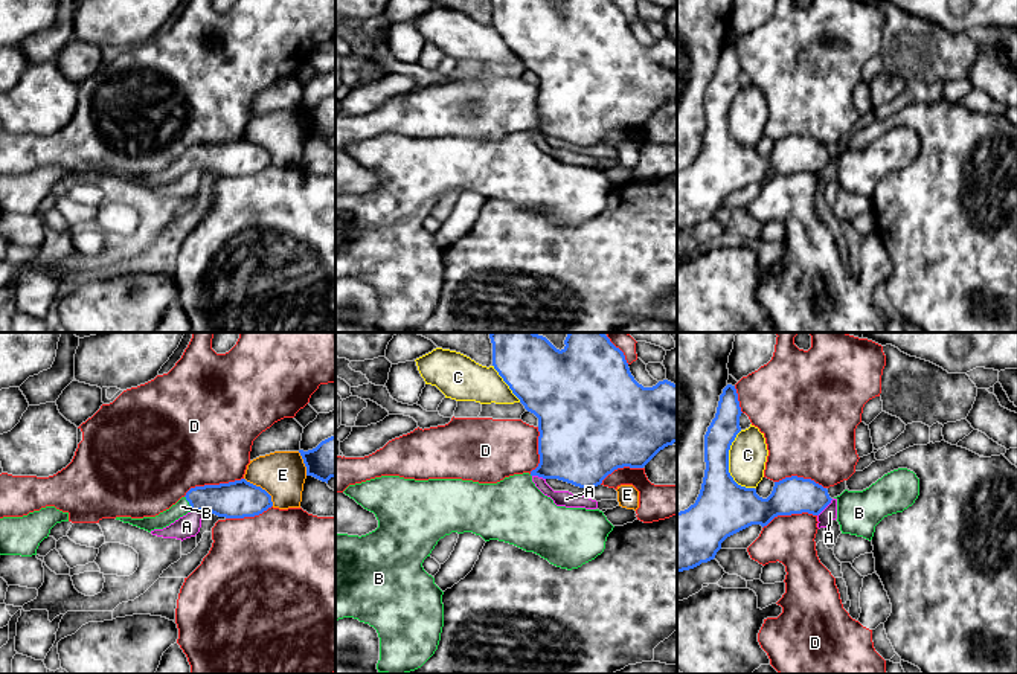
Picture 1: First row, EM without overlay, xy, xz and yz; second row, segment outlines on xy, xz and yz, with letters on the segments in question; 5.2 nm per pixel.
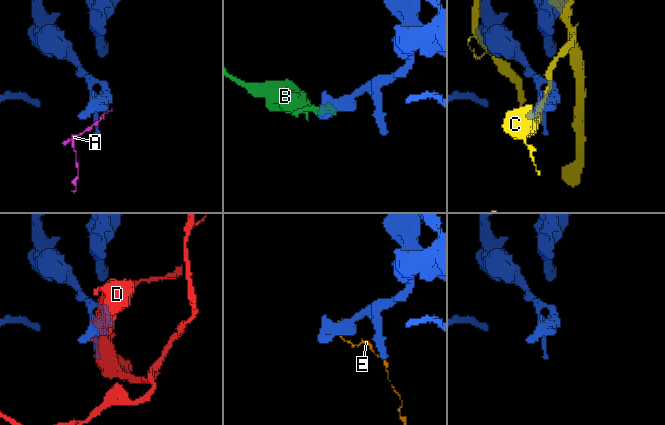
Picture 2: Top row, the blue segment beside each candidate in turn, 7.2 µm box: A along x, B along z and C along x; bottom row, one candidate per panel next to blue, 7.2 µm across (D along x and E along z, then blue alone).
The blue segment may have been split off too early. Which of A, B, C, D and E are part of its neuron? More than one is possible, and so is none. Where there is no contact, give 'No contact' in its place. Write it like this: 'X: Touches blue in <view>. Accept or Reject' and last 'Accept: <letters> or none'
A: Touches blue in yz. Reject
B: Touches blue in xy. Accept
C: Touches blue in yz. Reject
D: Touches blue in xy. Reject
E: Touches blue in xy. Reject
Accept: B

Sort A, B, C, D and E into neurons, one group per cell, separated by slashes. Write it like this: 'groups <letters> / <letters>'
groups A / B / C / D / E

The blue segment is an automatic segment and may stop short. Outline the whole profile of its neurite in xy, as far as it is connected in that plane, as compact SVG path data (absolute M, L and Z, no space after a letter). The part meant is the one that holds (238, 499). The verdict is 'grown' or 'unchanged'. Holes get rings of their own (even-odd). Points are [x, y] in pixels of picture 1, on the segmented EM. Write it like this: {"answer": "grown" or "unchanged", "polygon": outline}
{"answer": "grown", "polygon": "M245 479L191 488L169 509L156 517L116 517L148 532L163 529L191 511L212 512L226 518L255 517L273 506L271 496Z"}

